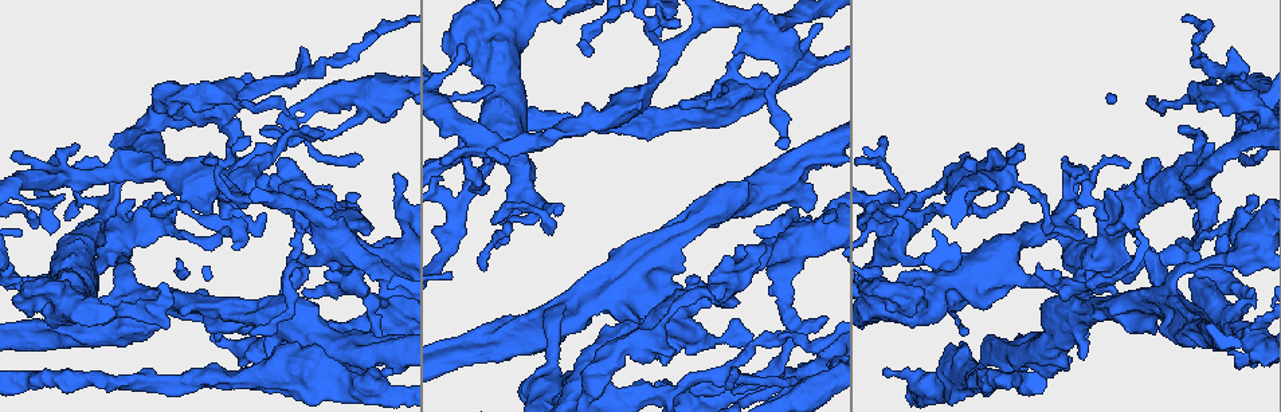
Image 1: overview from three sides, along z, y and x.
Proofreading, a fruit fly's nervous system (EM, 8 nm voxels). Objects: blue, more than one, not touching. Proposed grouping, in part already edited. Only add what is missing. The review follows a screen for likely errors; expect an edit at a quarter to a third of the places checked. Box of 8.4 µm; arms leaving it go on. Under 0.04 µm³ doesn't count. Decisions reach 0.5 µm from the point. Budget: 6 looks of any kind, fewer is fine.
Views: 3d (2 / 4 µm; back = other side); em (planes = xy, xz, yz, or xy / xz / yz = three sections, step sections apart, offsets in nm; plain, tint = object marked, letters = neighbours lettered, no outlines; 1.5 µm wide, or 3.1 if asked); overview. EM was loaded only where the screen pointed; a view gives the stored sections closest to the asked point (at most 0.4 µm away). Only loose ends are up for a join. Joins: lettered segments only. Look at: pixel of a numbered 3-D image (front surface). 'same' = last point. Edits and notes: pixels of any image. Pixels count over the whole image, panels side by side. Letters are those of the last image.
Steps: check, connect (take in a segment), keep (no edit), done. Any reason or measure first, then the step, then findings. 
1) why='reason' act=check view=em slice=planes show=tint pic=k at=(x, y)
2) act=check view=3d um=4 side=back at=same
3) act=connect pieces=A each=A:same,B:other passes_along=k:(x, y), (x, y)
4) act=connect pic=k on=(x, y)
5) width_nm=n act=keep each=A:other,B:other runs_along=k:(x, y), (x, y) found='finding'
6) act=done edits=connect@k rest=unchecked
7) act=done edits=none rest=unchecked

why='free end' act=check view=em slice=yz step=8 show=letters pic=1 at=(318, 193)

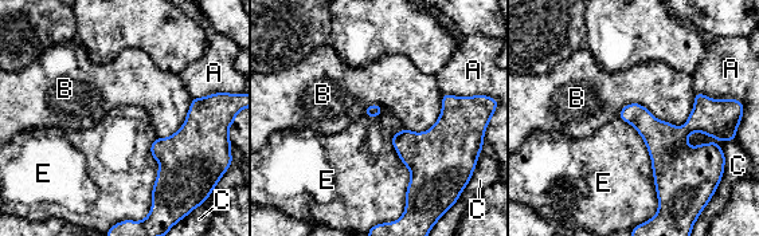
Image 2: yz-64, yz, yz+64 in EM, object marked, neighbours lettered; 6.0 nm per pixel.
act=keep each=A:other,B:other,C:other,E:other border=2:(618, 115), (644, 141), (658, 209) found='no lettered segment goes on from it'

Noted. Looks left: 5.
why='end of a long branch' act=check view=em slice=planes show=letters pic=1 at=(261, 129)

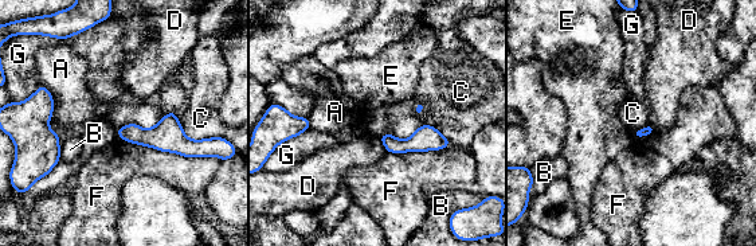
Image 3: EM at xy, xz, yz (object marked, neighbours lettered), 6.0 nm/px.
longest_contact=F:550nm act=keep each=A:other,B:other,C:other,D:other,E:other,F:other,G:other found='no lettered segment goes on from it'

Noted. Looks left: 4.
why='free end' act=check view=em slice=planes show=letters pic=1 at=(390, 369)

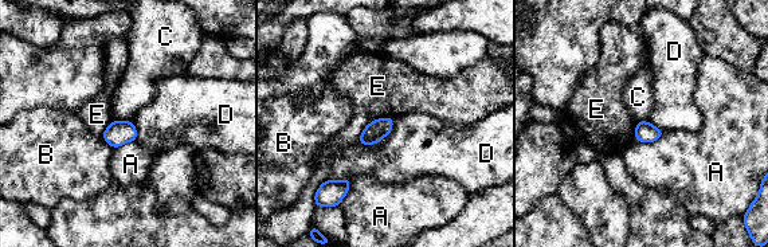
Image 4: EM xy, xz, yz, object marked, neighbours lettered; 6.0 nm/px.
act=keep each=A:other,B:other,C:other,D:other,E:other border=4:(116, 118), (130, 121) found='no lettered segment goes on from it'

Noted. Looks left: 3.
act=done edits=none rest=unchecked

